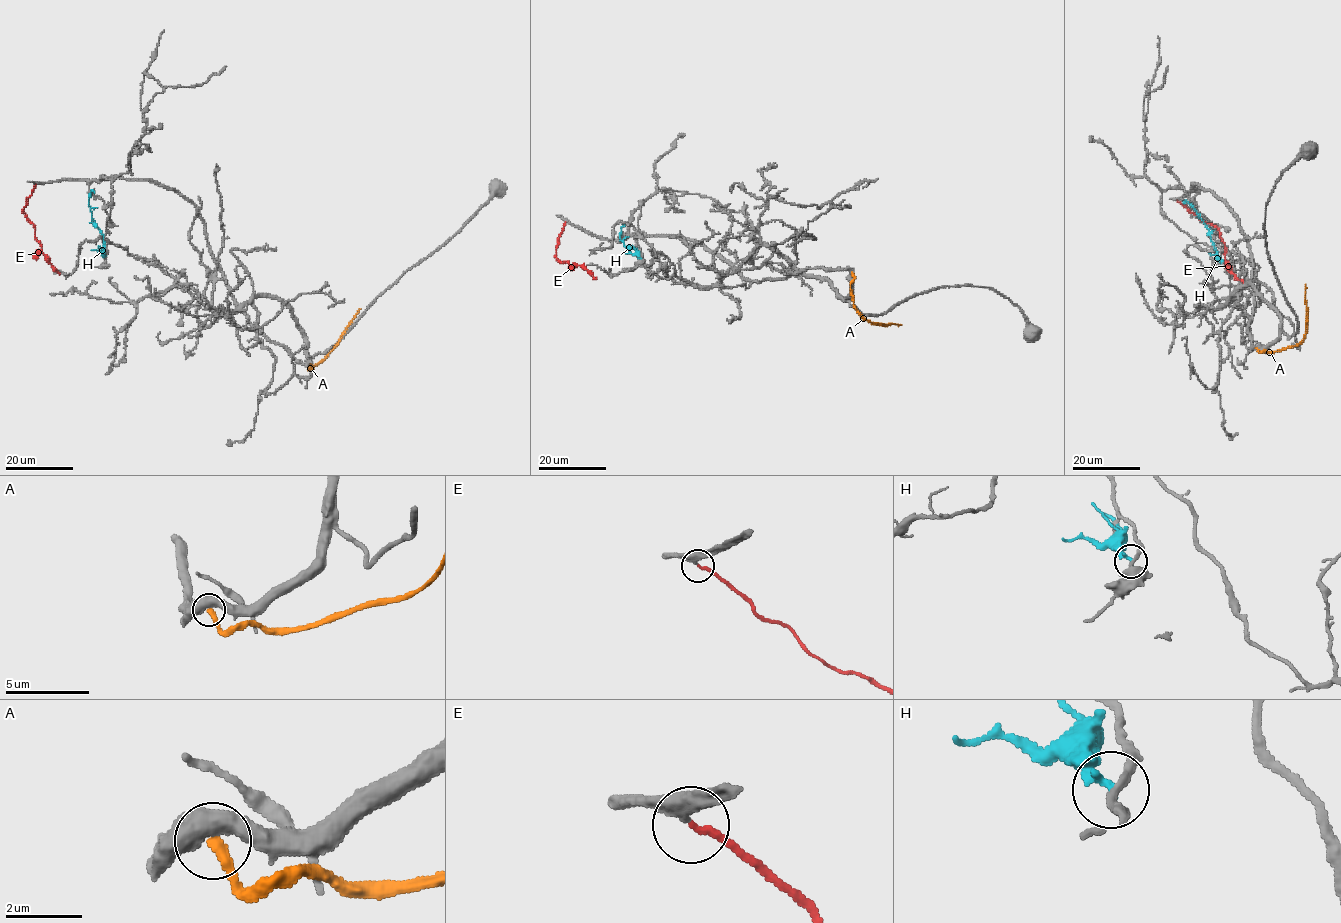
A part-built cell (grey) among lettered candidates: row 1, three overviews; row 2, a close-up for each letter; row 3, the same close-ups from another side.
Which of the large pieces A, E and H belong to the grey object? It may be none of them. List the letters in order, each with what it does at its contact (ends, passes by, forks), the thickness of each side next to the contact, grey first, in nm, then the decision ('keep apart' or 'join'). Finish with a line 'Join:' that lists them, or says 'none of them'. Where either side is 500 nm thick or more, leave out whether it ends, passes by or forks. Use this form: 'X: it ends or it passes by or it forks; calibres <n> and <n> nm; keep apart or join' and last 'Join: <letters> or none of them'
A: calibres 600 and 280 nm; keep apart
E: it ends; calibres 380 and 190 nm; join
H: it ends; calibres 200 and 220 nm; keep apart
Join: E

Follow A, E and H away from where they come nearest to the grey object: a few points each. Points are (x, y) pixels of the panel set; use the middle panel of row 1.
A: (851, 273), (854, 307), (865, 319), (886, 325), (901, 324)
E: (565, 221), (557, 239), (555, 258), (570, 266), (576, 263), (596, 278)
H: (640, 258), (637, 251), (627, 248), (621, 241), (621, 228), (625, 226)

